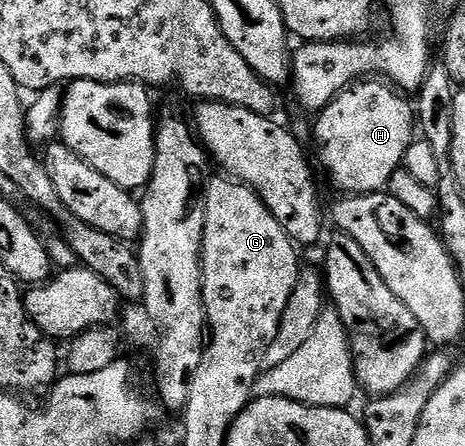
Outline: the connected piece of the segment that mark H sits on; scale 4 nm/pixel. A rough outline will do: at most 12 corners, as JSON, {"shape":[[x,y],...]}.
{"shape":[[391,83],[320,109],[320,164],[344,194],[387,189],[418,132]]}

